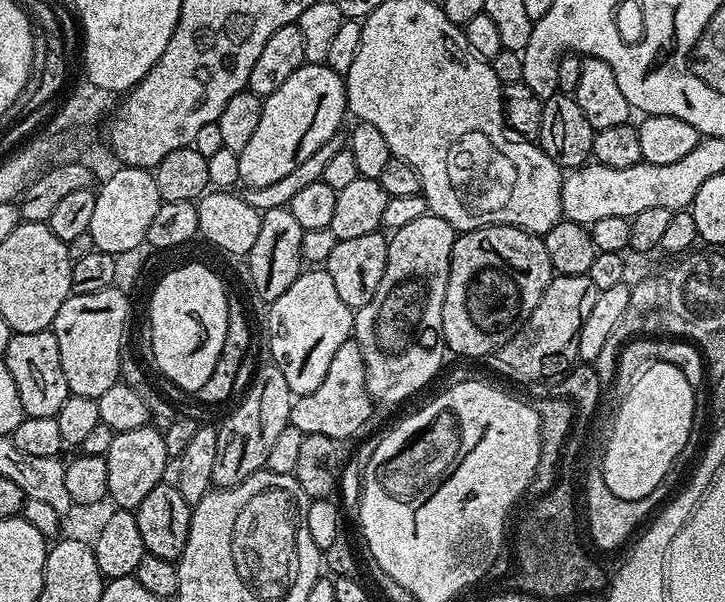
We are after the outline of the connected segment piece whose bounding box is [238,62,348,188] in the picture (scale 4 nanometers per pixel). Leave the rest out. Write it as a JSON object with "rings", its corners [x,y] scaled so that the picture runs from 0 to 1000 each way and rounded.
{"rings":[[[421,103],[378,150],[378,156],[363,161],[363,168],[361,196],[328,262],[331,306],[337,312],[372,309],[372,302],[383,302],[383,296],[400,289],[406,276],[417,276],[433,249],[470,218],[469,204],[477,194],[480,178],[474,126],[454,113],[451,105]]]}

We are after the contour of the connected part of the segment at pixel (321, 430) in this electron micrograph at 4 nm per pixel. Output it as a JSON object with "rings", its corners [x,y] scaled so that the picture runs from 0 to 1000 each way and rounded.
{"rings":[[[481,561],[472,568],[472,575],[466,575],[444,636],[428,648],[428,654],[417,654],[404,663],[397,703],[401,709],[417,714],[421,724],[450,721],[450,728],[476,734],[512,694],[513,678],[516,679],[516,666],[505,641],[505,608],[499,581],[490,561]]]}

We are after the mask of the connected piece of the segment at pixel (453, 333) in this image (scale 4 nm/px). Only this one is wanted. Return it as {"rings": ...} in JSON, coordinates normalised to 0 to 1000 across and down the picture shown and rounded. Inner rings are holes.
{"rings":[[[697,372],[633,387],[623,410],[621,462],[615,468],[615,495],[610,502],[607,556],[617,583],[630,585],[634,591],[683,586],[697,565],[710,558],[734,530],[737,508],[742,508],[763,457],[759,422],[753,422],[750,400],[741,387]]]}

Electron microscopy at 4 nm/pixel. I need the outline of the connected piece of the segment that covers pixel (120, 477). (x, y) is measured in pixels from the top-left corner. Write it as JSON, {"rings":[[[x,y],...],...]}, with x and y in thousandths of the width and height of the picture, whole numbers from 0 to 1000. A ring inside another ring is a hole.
{"rings":[[[206,708],[190,714],[174,714],[156,723],[152,748],[143,759],[146,767],[146,801],[149,802],[150,832],[156,831],[160,844],[186,847],[226,796],[226,782],[232,772],[232,749],[225,716],[218,709]]]}

